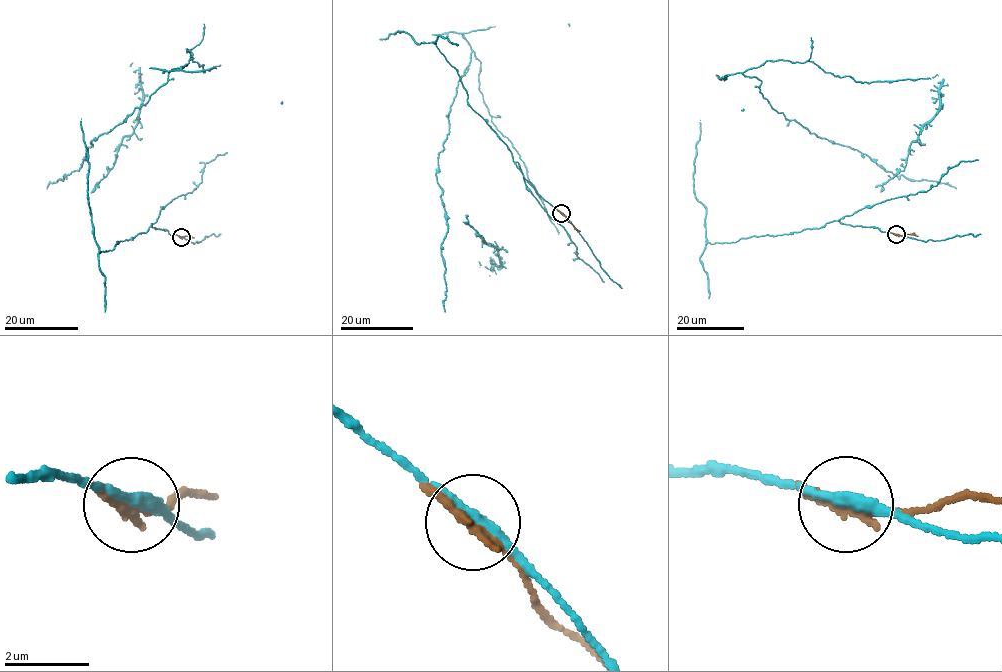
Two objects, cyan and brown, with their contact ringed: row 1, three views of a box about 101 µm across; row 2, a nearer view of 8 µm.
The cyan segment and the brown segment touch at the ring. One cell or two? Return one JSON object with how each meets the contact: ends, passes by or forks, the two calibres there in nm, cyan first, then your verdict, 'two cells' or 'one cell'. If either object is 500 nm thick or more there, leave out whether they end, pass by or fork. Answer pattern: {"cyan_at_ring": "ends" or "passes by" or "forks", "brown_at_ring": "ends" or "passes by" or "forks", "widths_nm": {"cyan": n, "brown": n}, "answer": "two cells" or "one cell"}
{"cyan_at_ring": "passes by", "brown_at_ring": "passes by", "widths_nm": {"cyan": 240, "brown": 200}, "answer": "two cells"}

